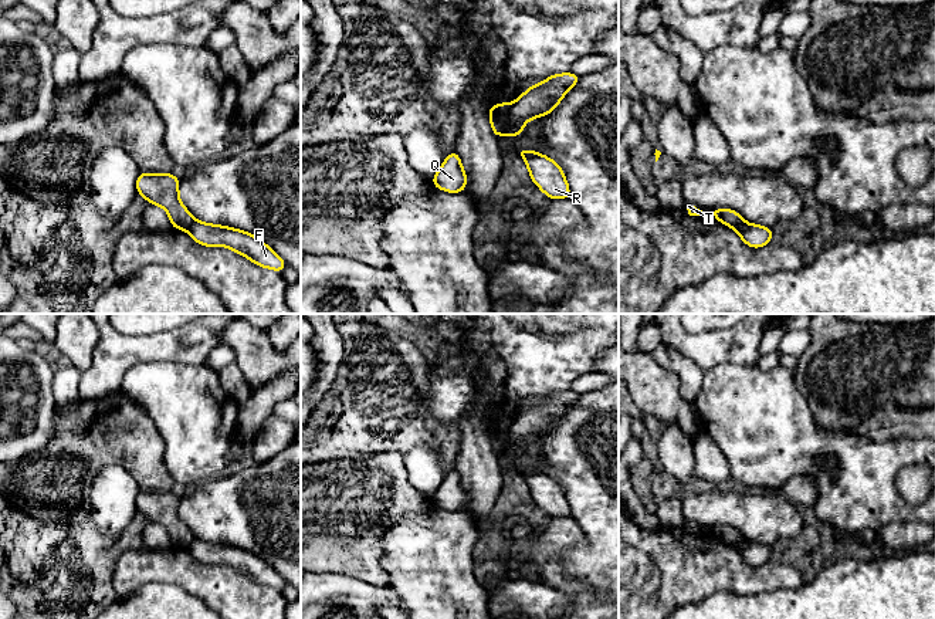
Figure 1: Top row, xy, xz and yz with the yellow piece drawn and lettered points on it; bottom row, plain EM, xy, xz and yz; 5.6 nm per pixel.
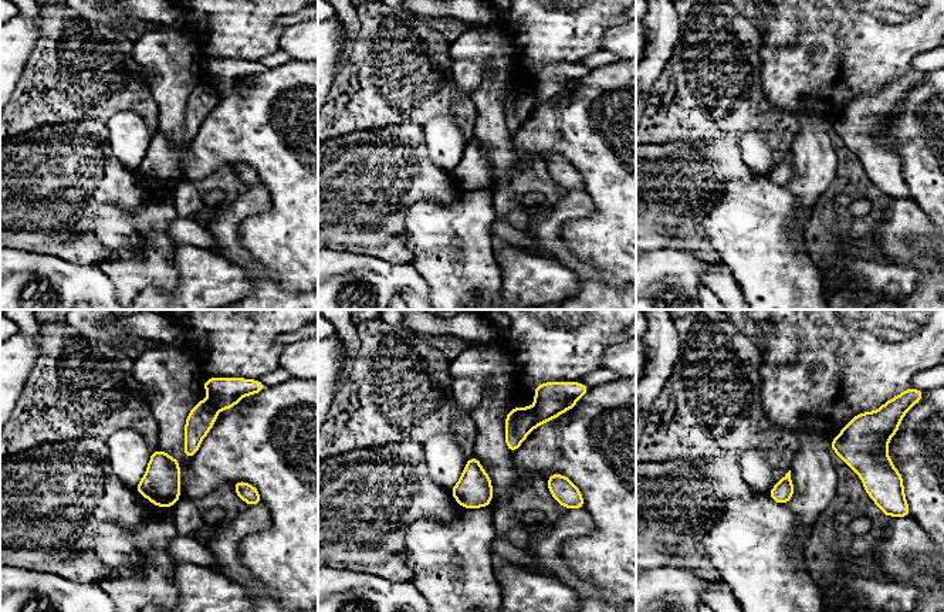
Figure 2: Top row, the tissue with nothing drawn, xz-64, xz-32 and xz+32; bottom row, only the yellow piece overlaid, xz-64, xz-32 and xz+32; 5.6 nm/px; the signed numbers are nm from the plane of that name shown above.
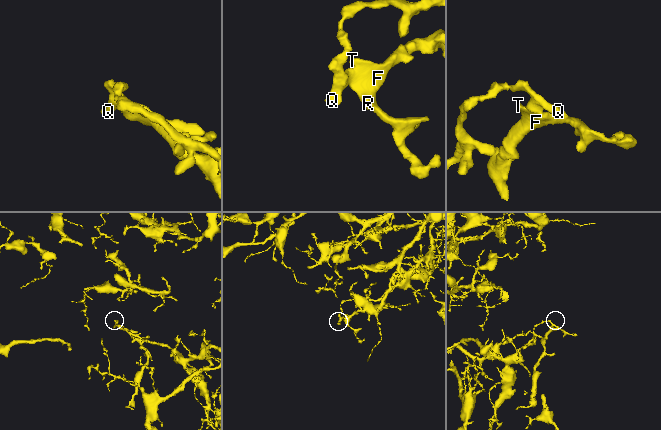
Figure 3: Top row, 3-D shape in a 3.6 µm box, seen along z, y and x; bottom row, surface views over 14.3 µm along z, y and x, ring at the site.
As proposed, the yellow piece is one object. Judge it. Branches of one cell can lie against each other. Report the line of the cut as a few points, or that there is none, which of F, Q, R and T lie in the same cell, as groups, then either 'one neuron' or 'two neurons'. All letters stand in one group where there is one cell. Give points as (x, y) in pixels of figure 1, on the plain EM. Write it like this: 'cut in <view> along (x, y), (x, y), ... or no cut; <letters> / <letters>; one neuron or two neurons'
cut in xz along (512, 422), (508, 430), (508, 440), (501, 452); F R T / Q; two neurons

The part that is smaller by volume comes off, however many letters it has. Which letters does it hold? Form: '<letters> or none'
F, R, T

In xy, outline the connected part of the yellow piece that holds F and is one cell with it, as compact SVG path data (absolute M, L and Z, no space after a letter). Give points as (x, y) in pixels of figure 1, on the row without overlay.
M193 539L187 547L192 557L207 565L223 564L240 571L254 582L282 591L285 579L258 555L238 547Z

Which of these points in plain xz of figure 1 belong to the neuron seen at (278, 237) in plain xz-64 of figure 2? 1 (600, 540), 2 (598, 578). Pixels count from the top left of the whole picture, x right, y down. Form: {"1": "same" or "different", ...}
{"1": "same", "2": "same"}

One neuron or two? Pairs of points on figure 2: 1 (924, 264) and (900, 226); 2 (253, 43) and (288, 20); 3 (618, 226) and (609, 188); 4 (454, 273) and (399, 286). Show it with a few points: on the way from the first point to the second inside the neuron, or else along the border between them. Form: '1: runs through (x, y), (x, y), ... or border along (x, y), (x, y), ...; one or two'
1: runs through (914, 257), (900, 243), (900, 236); one
2: border along (287, 14), (277, 20), (284, 29); two
3: runs through (618, 216), (618, 198); one
4: border along (410, 263), (425, 280), (429, 294); two

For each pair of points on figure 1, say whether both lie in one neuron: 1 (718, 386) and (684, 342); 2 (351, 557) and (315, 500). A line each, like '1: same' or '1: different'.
1: different
2: same

